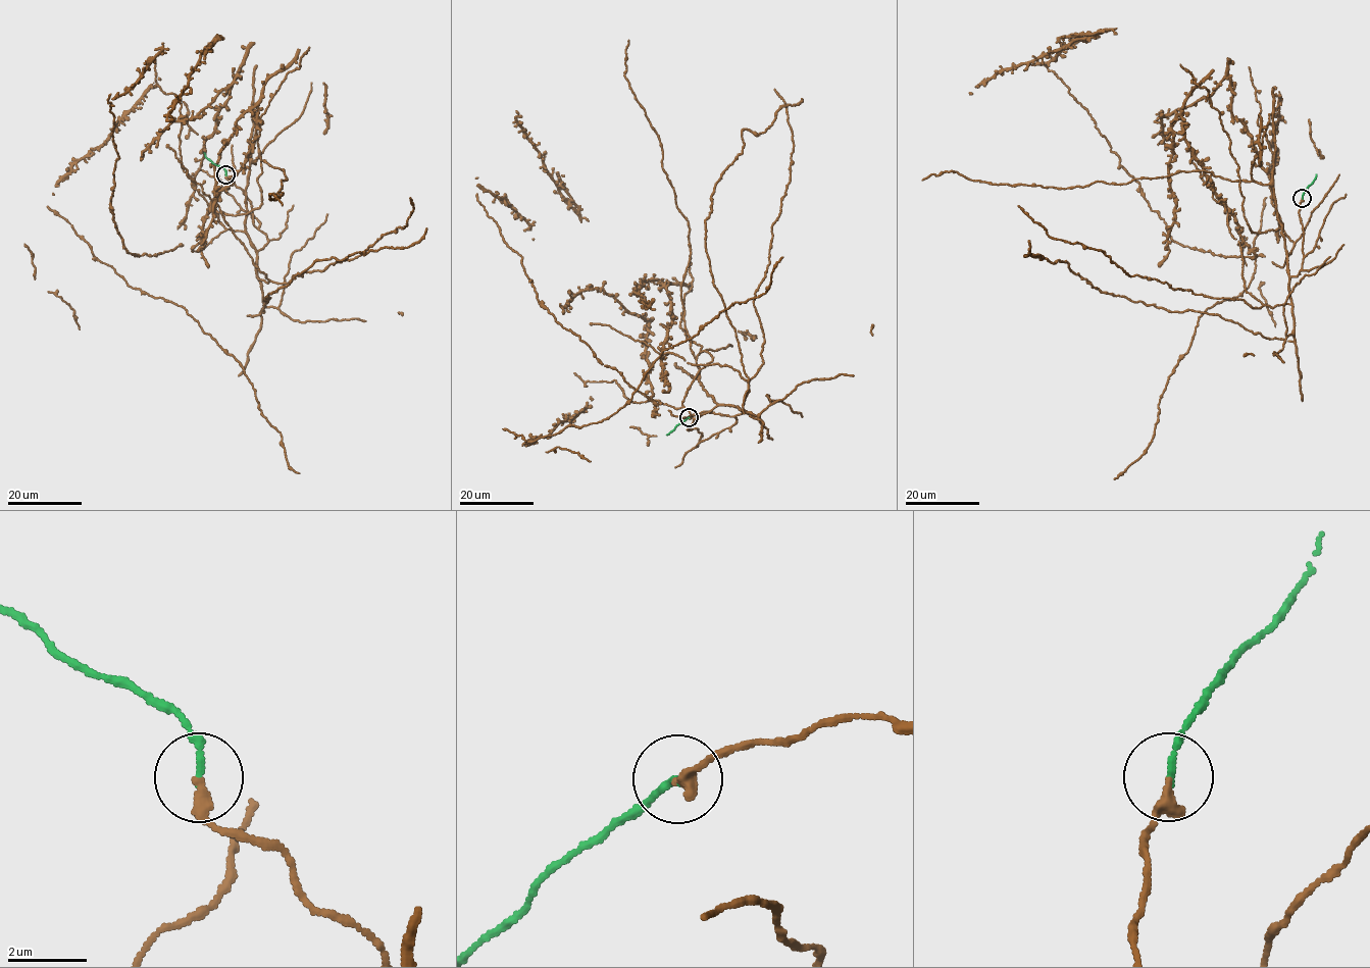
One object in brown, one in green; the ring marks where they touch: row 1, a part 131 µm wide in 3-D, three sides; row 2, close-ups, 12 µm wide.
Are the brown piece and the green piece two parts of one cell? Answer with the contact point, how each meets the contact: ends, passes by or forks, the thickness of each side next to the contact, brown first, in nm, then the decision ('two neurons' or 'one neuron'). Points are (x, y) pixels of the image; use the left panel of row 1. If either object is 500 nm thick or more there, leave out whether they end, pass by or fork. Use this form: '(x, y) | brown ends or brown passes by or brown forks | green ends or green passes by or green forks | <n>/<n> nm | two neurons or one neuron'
(225, 174) | brown ends | green ends | 320/150 nm | one neuron

